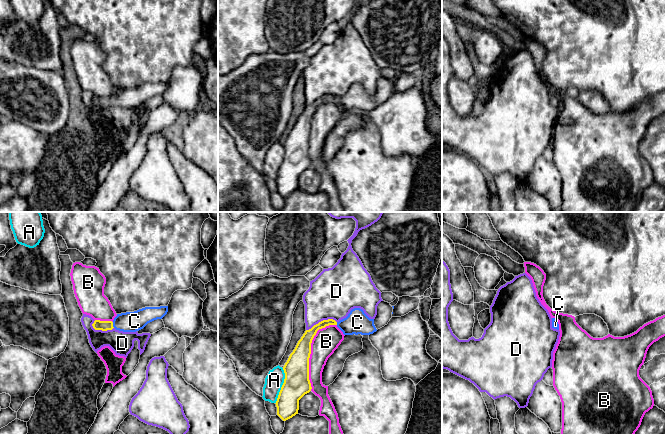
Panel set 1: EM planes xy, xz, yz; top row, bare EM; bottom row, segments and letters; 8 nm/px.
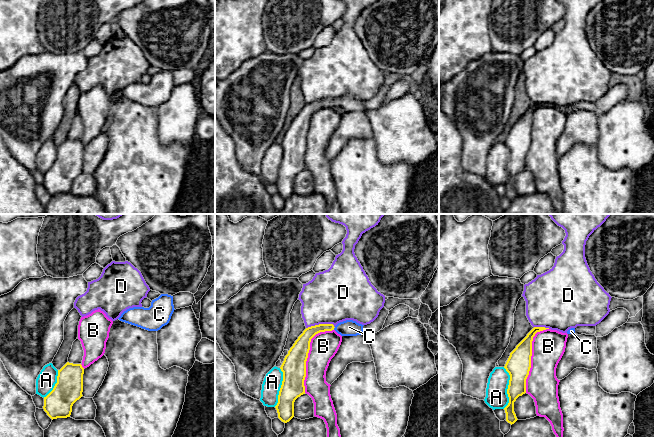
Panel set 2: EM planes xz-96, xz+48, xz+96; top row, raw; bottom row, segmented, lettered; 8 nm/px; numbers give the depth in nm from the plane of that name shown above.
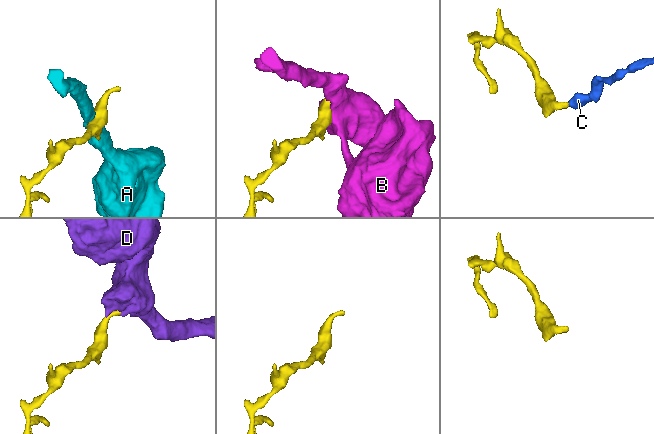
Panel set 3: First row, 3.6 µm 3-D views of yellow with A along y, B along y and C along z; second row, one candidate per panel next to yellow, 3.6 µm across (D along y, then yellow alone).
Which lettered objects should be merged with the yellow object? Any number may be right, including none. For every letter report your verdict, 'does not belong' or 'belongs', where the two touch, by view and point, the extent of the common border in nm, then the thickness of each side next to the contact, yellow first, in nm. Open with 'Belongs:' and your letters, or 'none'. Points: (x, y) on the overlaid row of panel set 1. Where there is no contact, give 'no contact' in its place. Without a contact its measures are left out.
Belongs: C
A: does not belong | xz (282, 386) | 300 nm | 220/150 nm
B: does not belong | xz (310, 351) | 600 nm | 200/200 nm
C: belongs | xy (112, 325) | 50 nm | 80/160 nm
D: does not belong | xz (321, 321) | 260 nm | 120/380 nm

